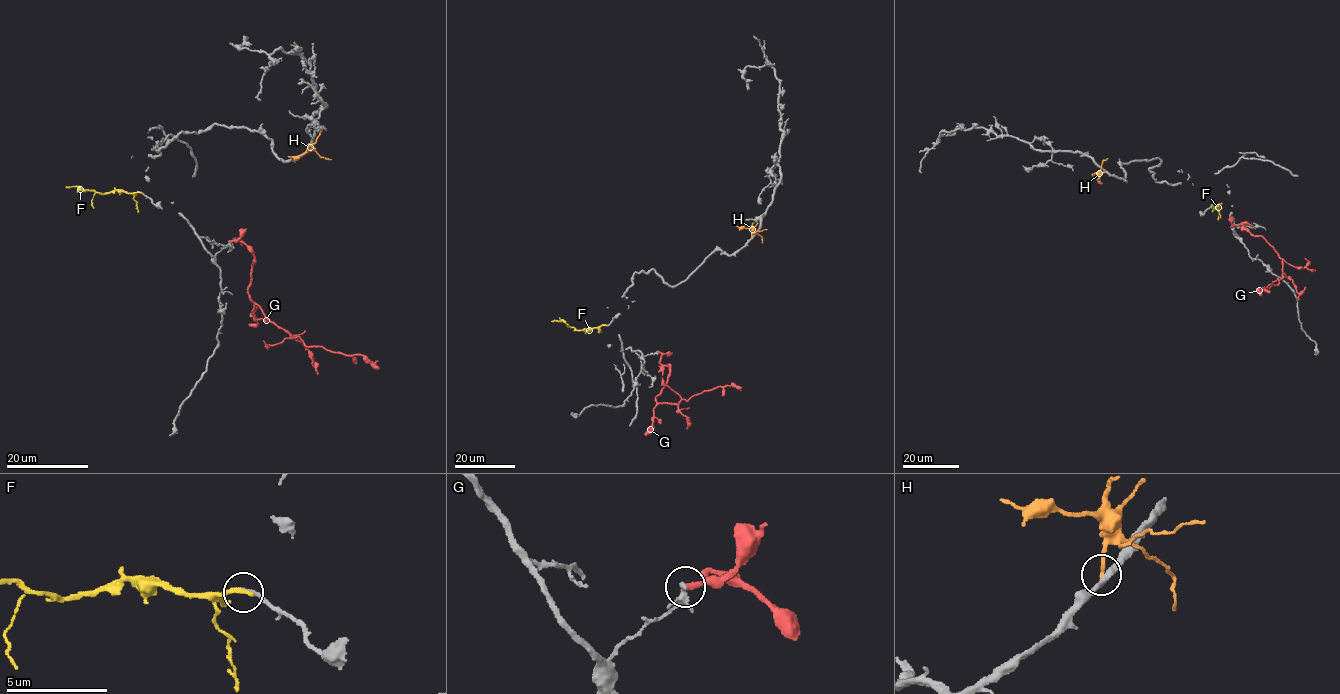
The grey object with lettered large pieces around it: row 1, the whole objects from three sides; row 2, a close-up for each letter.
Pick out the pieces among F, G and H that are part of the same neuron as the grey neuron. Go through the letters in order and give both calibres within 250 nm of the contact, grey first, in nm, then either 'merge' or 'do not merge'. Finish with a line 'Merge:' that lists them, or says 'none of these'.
F: 200/280 nm | do not merge
G: 170/300 nm | do not merge
H: 340/200 nm | do not merge
Merge: none of these

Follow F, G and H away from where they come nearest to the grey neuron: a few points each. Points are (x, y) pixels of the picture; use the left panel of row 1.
F: (139, 192), (117, 190), (103, 193), (66, 186)
G: (229, 242), (235, 239), (244, 243), (253, 254), (249, 297), (271, 321), (309, 347), (363, 354), (379, 368)
H: (309, 146), (321, 157), (331, 159)

